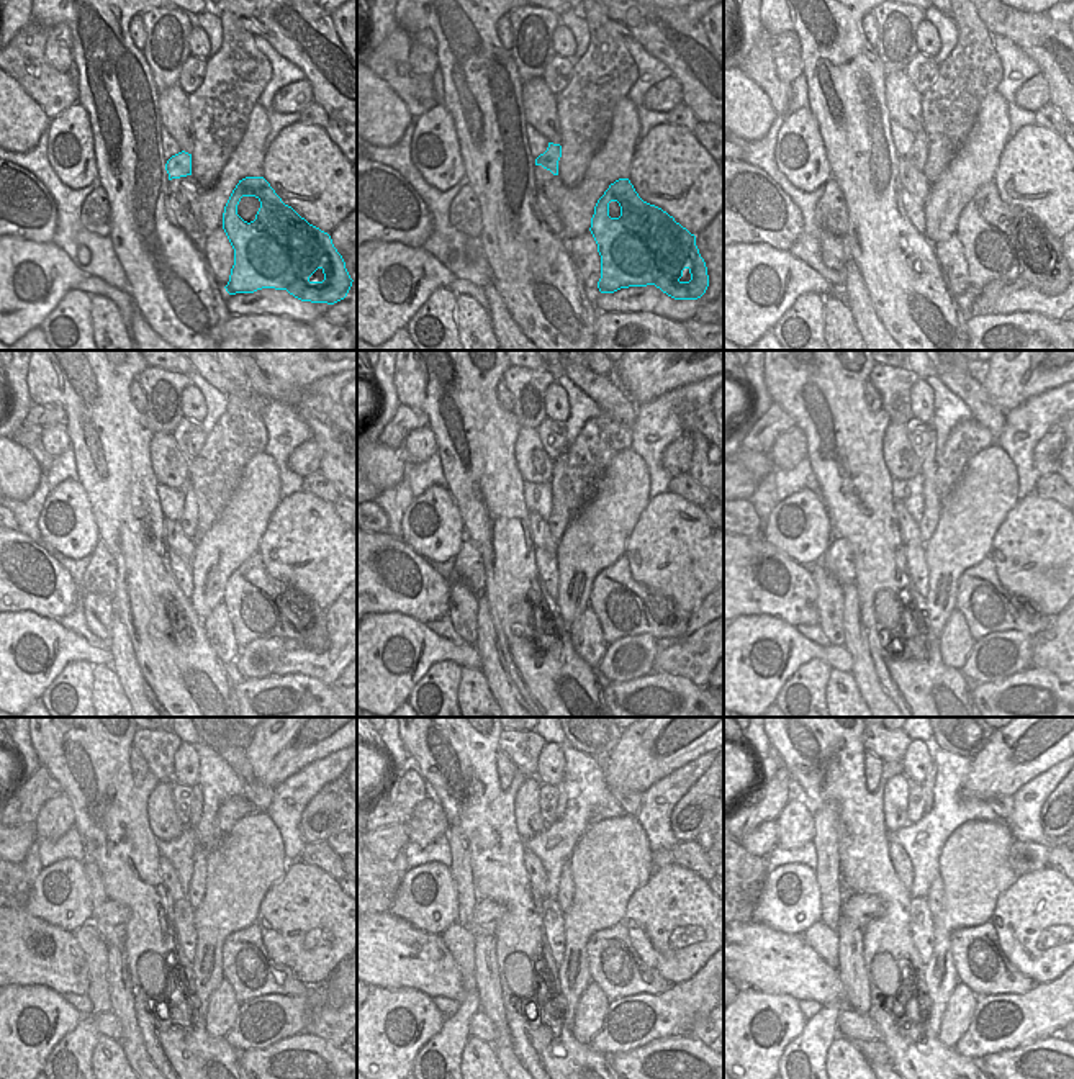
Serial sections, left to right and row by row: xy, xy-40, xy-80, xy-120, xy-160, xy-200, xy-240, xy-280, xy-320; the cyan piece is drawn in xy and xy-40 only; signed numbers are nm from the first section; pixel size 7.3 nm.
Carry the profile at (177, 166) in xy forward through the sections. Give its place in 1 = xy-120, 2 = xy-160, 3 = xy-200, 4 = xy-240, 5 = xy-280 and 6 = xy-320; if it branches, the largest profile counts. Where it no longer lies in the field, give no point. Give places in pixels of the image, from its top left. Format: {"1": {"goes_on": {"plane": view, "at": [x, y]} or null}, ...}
{"1": {"goes_on": {"plane": "xy-120", "at": [189, 518]}}, "2": {"goes_on": {"plane": "xy-160", "at": [560, 518]}}, "3": {"goes_on": {"plane": "xy-200", "at": [932, 503]}}, "4": {"goes_on": {"plane": "xy-240", "at": [195, 893]}}, "5": {"goes_on": {"plane": "xy-280", "at": [565, 893]}}, "6": {"goes_on": {"plane": "xy-320", "at": [937, 891]}}}

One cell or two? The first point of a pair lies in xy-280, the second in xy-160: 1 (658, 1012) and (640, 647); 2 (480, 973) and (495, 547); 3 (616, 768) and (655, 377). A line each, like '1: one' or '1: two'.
1: one
2: two
3: one

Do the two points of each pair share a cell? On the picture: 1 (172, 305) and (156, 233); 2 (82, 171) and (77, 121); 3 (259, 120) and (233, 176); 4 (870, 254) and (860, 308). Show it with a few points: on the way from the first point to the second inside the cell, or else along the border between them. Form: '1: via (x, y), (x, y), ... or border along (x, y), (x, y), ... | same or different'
1: via (172, 287), (156, 251) | same
2: via (82, 159), (77, 133) | same
3: via (256, 133), (249, 156), (243, 162) | same
4: border along (848, 259), (858, 269), (879, 321) | different

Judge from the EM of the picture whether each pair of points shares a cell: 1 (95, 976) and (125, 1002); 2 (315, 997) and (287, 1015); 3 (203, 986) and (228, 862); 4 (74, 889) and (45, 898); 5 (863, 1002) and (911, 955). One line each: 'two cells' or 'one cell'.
1: two cells
2: one cell
3: one cell
4: one cell
5: two cells

